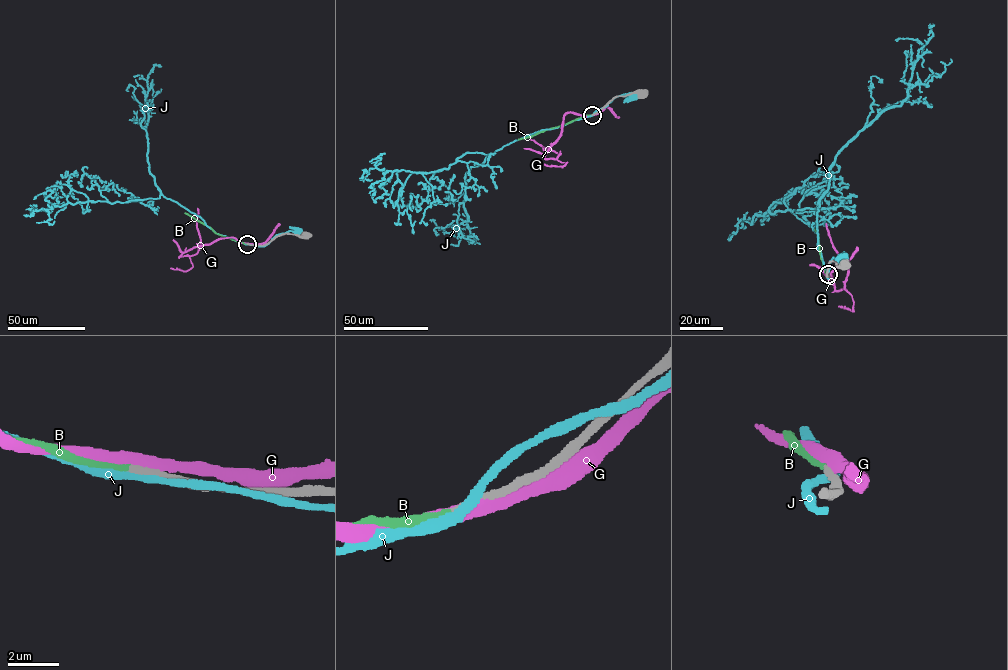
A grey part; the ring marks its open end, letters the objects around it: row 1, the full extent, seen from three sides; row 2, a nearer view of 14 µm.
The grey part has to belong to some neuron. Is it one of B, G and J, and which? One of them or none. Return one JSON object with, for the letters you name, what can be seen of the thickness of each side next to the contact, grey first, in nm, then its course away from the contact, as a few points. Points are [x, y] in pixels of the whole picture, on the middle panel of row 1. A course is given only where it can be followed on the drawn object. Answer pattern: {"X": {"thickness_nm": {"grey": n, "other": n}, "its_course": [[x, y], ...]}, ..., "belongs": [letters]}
{"B": {"thickness_nm": {"grey": 300, "other": 280}, "its_course": [[592, 114], [518, 139]]}, "belongs": ["B"]}

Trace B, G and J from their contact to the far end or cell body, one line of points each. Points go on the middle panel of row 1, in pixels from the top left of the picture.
B: (592, 114), (518, 139)
G: (593, 114), (566, 112), (561, 132), (544, 157), (555, 159), (560, 153), (530, 139)
J: (593, 114), (617, 96), (633, 96)

